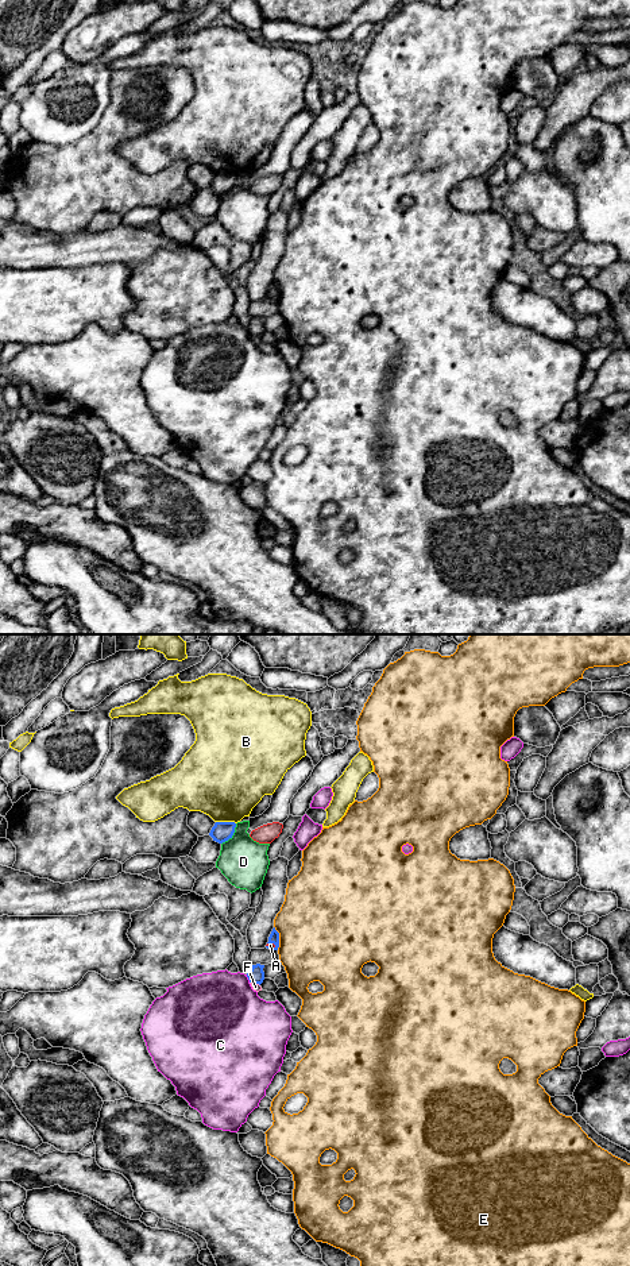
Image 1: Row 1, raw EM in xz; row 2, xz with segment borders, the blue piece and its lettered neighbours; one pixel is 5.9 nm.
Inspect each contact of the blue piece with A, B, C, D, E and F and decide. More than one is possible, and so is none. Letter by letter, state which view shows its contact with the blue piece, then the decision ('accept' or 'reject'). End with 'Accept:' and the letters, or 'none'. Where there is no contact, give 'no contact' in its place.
A: contact in xz; reject
B: contact in xz; reject
C: contact in xz; reject
D: contact in xz; reject
E: contact in xz; reject
F: contact in xz; reject
Accept: none

